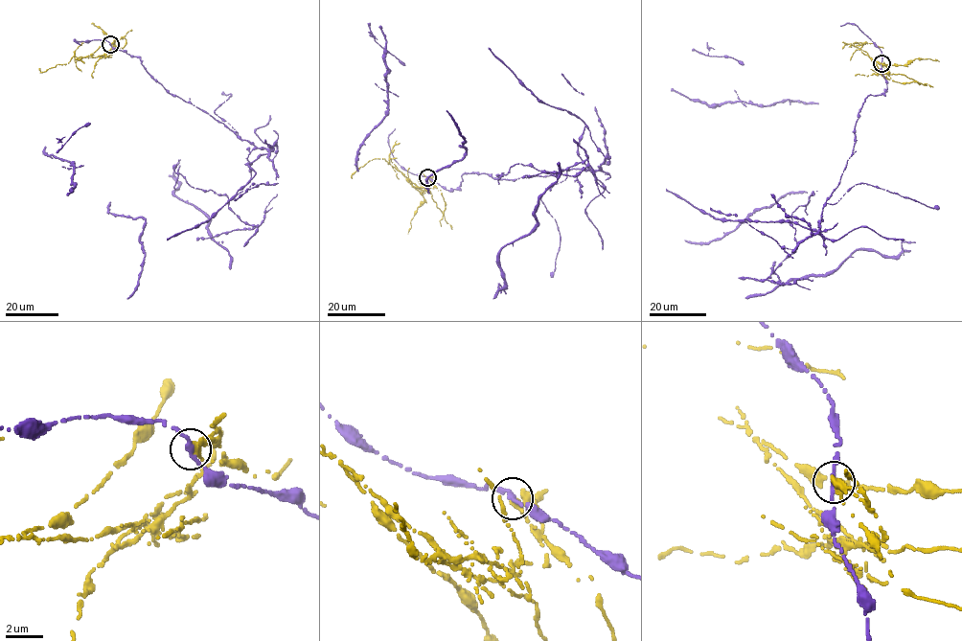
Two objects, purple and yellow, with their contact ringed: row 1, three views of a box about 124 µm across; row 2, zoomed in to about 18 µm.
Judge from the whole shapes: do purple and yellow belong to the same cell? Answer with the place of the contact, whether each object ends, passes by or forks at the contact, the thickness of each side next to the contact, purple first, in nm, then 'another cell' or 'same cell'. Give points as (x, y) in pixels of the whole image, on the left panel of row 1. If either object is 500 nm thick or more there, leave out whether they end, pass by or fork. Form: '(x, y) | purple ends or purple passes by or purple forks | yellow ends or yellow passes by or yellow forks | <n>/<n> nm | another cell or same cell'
(110, 44) | purple passes by | yellow passes by | 240/320 nm | another cell

